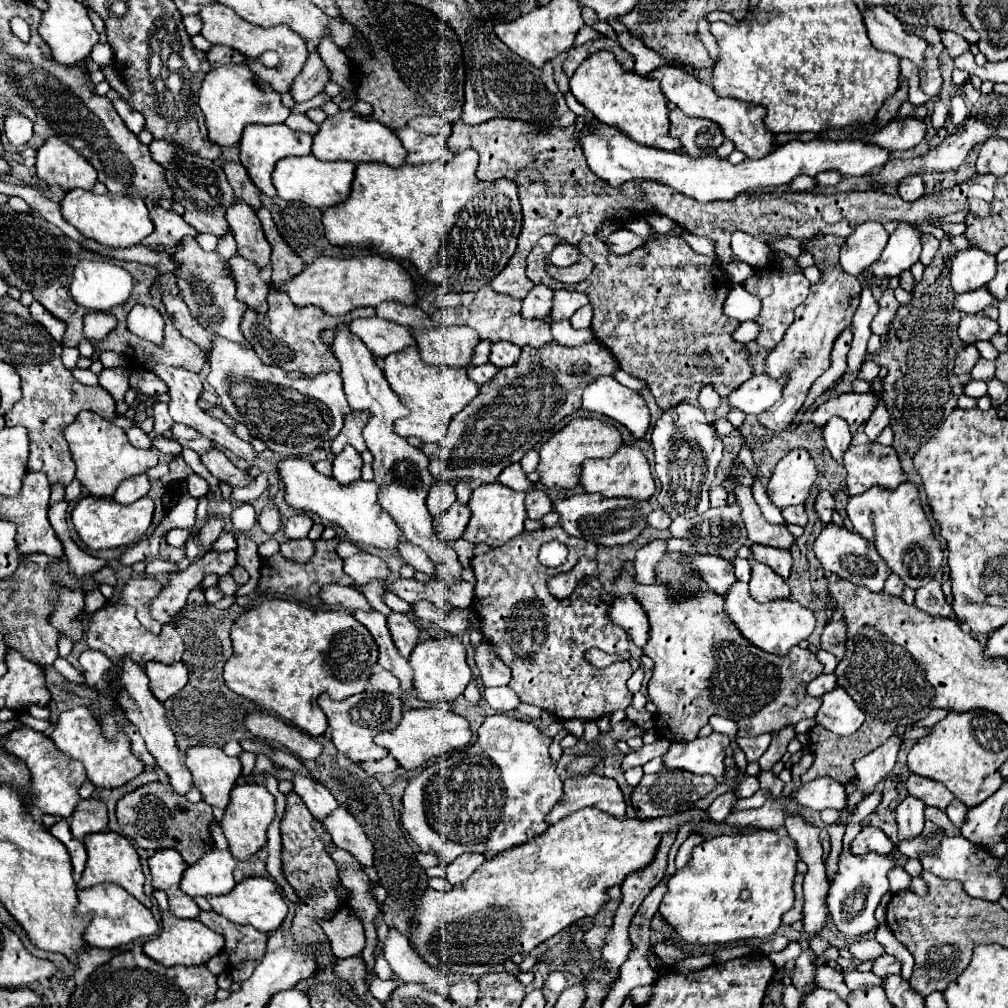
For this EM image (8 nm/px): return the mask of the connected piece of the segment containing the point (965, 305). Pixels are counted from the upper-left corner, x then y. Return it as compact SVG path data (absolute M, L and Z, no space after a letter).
M976 288L972 292L962 292L962 294L954 294L954 308L960 312L982 312L992 304L992 296L986 288Z

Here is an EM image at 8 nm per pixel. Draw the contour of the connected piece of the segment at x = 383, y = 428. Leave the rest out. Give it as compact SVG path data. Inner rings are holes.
M350 322L340 324L334 328L334 340L332 340L332 352L342 364L342 380L344 380L344 392L348 398L348 404L352 410L366 410L370 412L370 420L364 428L364 440L368 450L374 454L374 482L380 486L378 490L378 504L384 508L396 524L404 530L404 536L408 542L420 546L436 564L436 578L444 584L454 586L456 582L462 582L462 564L458 562L456 552L442 542L434 532L432 516L428 516L426 510L426 498L432 486L436 484L434 476L428 470L428 456L410 446L404 438L400 438L394 432L394 420L408 416L408 408L400 404L400 398L390 390L382 370L376 366L372 352L366 348L366 344L356 338L356 334L350 332Z

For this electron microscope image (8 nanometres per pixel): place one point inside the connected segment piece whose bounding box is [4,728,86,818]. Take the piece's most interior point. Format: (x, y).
(55, 780)

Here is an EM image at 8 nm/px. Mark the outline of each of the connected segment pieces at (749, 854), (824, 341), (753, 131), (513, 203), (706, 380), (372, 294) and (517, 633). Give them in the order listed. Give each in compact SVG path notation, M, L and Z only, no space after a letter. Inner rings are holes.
M758 830L754 834L704 840L694 848L690 862L670 876L668 892L664 894L658 912L662 920L690 944L728 944L748 938L770 938L778 930L782 914L794 904L792 880L796 874L796 862L796 844L784 832Z
M822 236L818 240L812 240L812 244L810 244L810 254L814 256L816 266L822 272L822 278L818 284L810 286L808 298L794 312L794 322L786 330L782 342L770 352L770 356L766 360L766 374L770 374L770 376L788 374L788 378L790 378L780 402L776 402L772 408L768 408L768 412L758 414L758 420L770 430L790 428L790 424L792 424L790 420L802 408L810 386L822 372L828 370L834 340L838 338L838 334L844 328L850 326L852 316L860 304L860 292L862 292L860 280L848 276L838 264L838 252L840 252L842 244L844 244L844 238L840 238L840 236Z
M680 66L656 68L656 72L650 72L646 78L660 80L664 96L672 104L676 104L684 114L714 120L722 128L724 136L734 142L736 150L744 152L748 158L760 158L776 146L774 134L764 126L764 120L762 120L766 114L766 108L762 104L748 104L748 102L736 100L736 98L720 98L720 96L716 96L714 88L710 88L702 80L698 80L698 76L694 76L692 72L688 72Z
M468 148L446 162L418 166L402 164L400 168L380 162L358 164L348 200L326 208L322 214L328 242L334 246L372 242L380 254L392 254L412 262L422 278L442 284L452 292L476 292L484 288L506 268L508 260L516 252L516 240L522 228L522 212L514 182L510 182L510 190L496 190L492 184L476 178L478 158L480 154Z
M660 234L652 242L646 242L644 246L632 250L626 256L602 252L602 240L598 240L596 236L588 236L580 242L580 246L582 252L594 262L594 270L588 276L588 280L572 286L553 280L546 270L545 259L552 252L552 245L558 240L558 236L548 235L542 237L542 240L534 246L532 254L526 260L527 277L535 285L543 284L553 290L572 288L586 292L590 298L590 306L594 310L592 330L596 334L596 340L614 354L614 358L618 360L624 372L648 384L660 408L668 410L678 402L696 400L700 388L706 384L712 384L720 396L728 396L752 376L752 366L746 360L744 344L732 340L732 332L740 322L726 318L722 312L722 304L730 292L728 288L730 282L720 270L720 264L716 264L708 256L702 254L698 256L682 236Z
M320 256L312 264L304 266L304 270L294 276L294 280L280 282L276 288L286 292L296 306L318 306L330 316L342 316L362 306L376 308L384 300L416 304L414 284L408 272L396 260L382 256L360 256L344 260Z
M552 526L536 532L522 532L502 548L478 554L470 562L476 574L472 608L482 620L492 650L512 670L508 686L522 702L536 704L564 720L598 720L616 710L626 710L632 702L626 680L634 670L628 662L614 662L608 668L598 670L582 658L588 648L600 648L608 654L628 650L628 636L620 626L606 618L608 606L600 602L600 592L584 578L578 580L568 598L558 600L548 592L548 580L556 574L570 572L582 556L596 560L598 546L568 536L560 526ZM550 540L560 540L570 550L568 560L560 568L546 568L538 562L540 546Z

